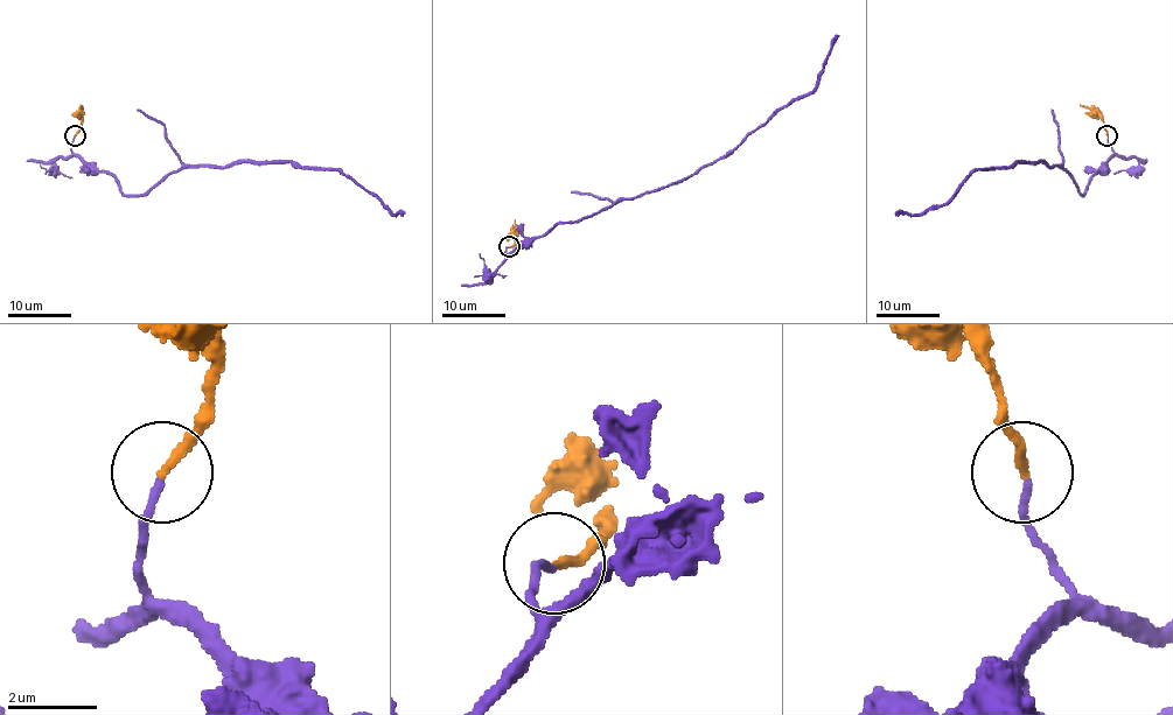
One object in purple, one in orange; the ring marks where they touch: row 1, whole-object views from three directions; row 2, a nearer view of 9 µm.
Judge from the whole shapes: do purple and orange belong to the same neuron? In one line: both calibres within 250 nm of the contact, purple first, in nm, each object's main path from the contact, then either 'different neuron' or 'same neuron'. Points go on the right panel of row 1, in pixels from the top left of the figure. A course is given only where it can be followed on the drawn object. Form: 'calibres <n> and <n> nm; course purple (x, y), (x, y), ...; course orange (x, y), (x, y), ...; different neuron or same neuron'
calibres 150 and 200 nm; course purple (1108, 137), (1114, 153), (1083, 194), (1061, 167), (1018, 162), (975, 170), (944, 203), (913, 215), (895, 211); course orange (1108, 135), (1104, 123), (1081, 105); same neuron

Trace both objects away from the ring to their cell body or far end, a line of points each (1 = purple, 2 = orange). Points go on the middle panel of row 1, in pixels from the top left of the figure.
1: (508, 247), (507, 253), (559, 223), (580, 222), (619, 201), (658, 191), (726, 158), (818, 84), (839, 35)
2: (508, 247), (515, 244), (515, 221)

